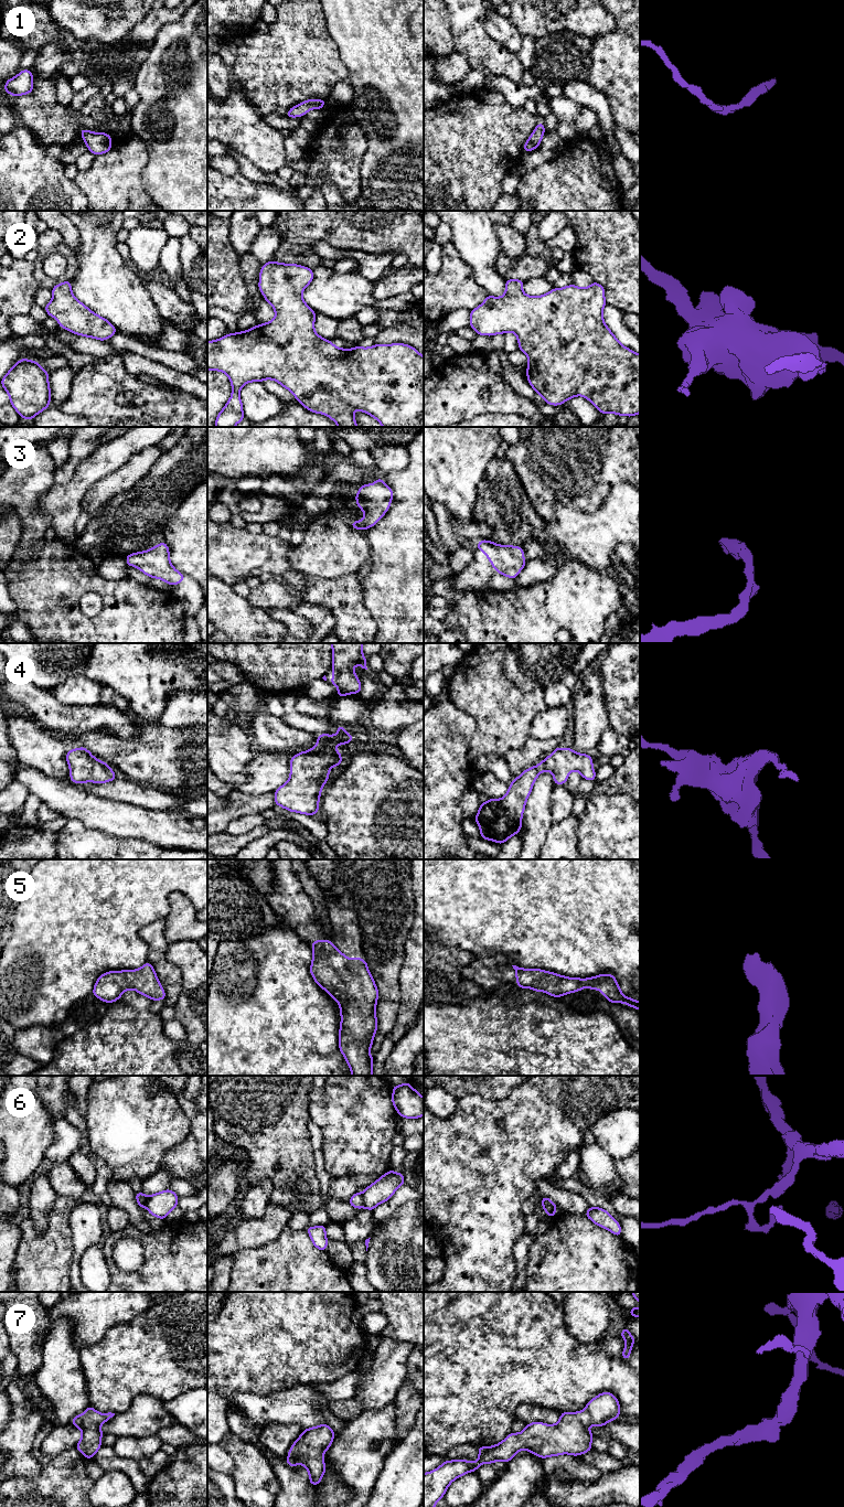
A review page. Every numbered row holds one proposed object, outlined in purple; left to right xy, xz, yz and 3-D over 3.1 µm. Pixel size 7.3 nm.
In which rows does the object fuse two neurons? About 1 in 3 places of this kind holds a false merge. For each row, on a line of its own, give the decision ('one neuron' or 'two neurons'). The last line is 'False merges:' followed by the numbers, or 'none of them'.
1: one neuron
2: one neuron
3: one neuron
4: one neuron
5: one neuron
6: two neurons
7: one neuron
False merges: 6

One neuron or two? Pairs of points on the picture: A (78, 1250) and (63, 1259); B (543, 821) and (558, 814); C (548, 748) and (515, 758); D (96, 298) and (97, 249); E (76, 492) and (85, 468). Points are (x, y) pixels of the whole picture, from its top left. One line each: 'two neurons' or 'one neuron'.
A: two neurons
B: two neurons
C: one neuron
D: one neuron
E: one neuron

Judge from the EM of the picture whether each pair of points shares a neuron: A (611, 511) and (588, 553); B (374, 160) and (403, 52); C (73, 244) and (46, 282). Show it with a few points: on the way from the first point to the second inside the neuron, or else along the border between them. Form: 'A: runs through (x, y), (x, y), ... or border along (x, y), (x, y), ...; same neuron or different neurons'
A: runs through (611, 521), (591, 543); same neuron
B: runs through (401, 134), (403, 131), (403, 78); same neuron
C: border along (52, 228), (61, 235), (63, 242), (75, 256); different neurons

